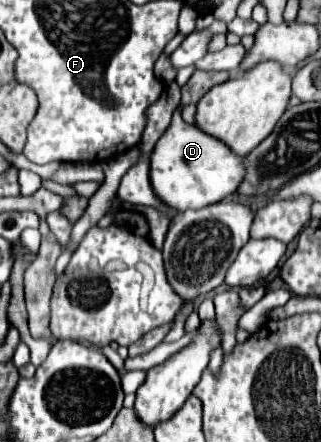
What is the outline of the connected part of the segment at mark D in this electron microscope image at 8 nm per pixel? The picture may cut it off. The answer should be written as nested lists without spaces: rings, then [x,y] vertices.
[[[175,111],[167,133],[157,141],[151,155],[151,185],[159,199],[173,209],[203,209],[237,193],[247,171],[245,159],[221,139],[201,131],[197,125],[185,123]]]

